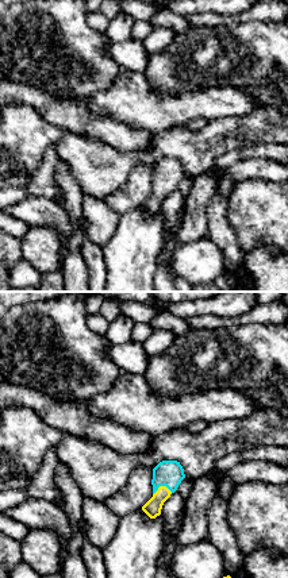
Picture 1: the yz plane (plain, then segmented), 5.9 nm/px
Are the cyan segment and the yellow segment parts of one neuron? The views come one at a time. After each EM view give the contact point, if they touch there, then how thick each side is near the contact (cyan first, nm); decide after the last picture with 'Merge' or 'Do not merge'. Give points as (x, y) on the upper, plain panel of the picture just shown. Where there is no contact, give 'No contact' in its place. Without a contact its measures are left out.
Touches cyan at (161, 182). Thickness 160 nm (cyan) against 100 nm

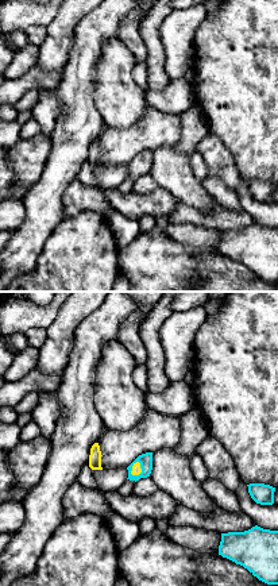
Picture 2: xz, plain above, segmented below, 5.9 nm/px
Touches cyan at (131, 166). Thickness 80 nm (cyan) against 60 nm

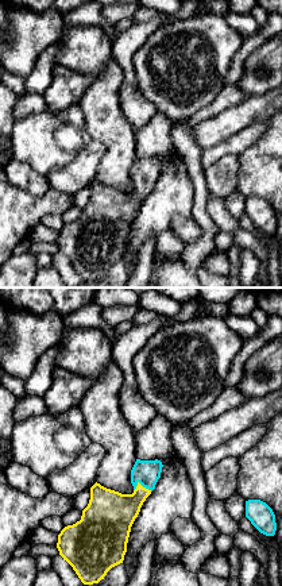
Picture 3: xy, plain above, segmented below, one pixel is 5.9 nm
Touches cyan at (143, 184). Thickness 150 nm (cyan) against 280 nm

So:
Merge

